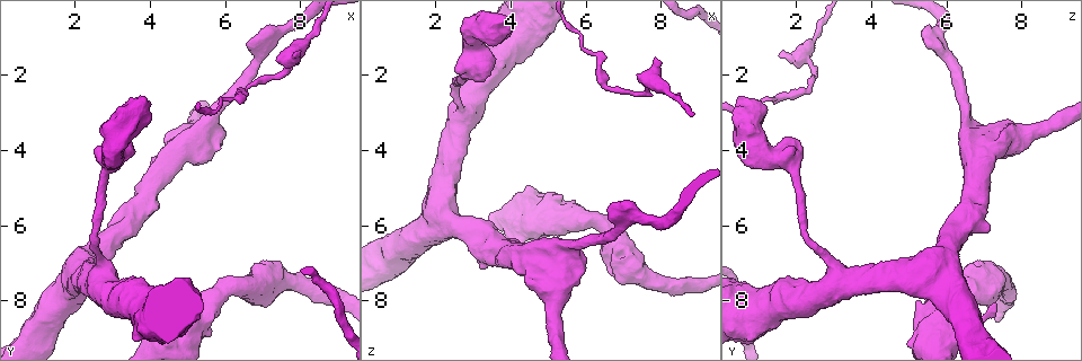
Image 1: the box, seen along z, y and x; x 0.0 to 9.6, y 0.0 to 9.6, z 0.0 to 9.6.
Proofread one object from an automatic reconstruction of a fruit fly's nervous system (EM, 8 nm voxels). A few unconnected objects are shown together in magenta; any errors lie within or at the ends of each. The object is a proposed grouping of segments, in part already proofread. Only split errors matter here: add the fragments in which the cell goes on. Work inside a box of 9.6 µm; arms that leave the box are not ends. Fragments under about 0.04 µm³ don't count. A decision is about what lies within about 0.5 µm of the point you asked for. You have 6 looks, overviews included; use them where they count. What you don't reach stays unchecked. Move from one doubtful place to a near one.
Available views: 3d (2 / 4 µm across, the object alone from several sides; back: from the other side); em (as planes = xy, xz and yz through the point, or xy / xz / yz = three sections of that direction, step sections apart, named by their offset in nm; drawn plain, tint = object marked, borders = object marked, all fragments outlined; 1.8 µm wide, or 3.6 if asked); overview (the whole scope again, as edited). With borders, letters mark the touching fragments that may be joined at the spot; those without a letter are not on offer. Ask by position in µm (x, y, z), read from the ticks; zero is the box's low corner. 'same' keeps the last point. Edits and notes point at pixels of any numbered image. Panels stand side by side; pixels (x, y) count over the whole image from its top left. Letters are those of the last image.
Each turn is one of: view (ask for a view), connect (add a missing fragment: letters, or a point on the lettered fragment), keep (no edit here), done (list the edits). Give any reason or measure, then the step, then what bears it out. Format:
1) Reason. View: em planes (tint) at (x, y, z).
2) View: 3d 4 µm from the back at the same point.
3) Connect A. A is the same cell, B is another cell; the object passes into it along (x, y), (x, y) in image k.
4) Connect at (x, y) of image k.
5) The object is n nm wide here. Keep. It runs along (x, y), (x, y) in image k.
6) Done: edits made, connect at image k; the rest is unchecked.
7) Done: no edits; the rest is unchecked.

An open end. View: 3d 2 µm at (4.40, 8.05, 7.35).

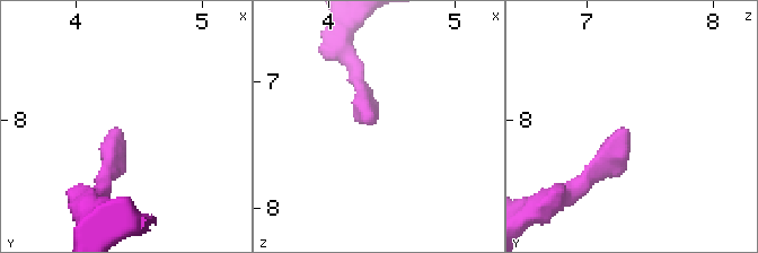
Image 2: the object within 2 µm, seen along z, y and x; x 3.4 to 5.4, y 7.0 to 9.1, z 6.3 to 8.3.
Need the tissue. View: em planes (borders) at (4.34, 8.08, 7.32).

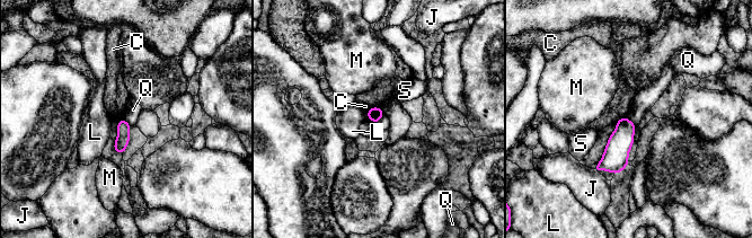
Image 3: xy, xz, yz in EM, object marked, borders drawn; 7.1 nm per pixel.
The object is 100 nm wide here. Keep. C, J, L, M, Q and S are other cells; no lettered fragment goes on from it.

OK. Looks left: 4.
Free end. View: em planes (borders) at (3.35, 3.75, 1.70).

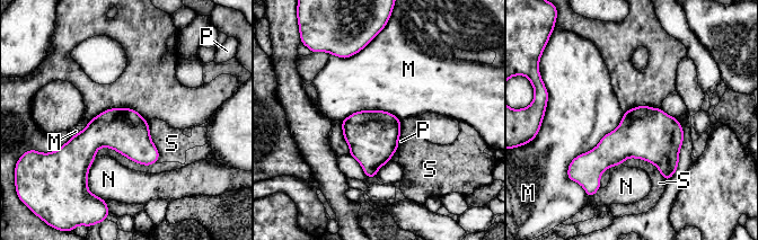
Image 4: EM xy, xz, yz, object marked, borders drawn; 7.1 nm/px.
Keep. M, N, P and S are other cells; a border runs along (624, 113), (614, 130), (567, 167) in image 4; no lettered fragment goes on from it.

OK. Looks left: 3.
A fork. View: em planes (borders) at (7.75, 1.55, 2.10).

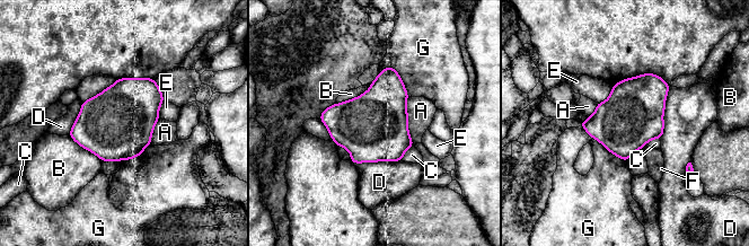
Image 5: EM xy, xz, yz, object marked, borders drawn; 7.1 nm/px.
The object is 440 nm wide here. Keep. A, B, C, D, E, F and G are other cells; a border runs along (644, 145), (641, 149) in image 5; none of them fits.

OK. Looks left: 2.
Done: no edits; the rest is unchecked.

